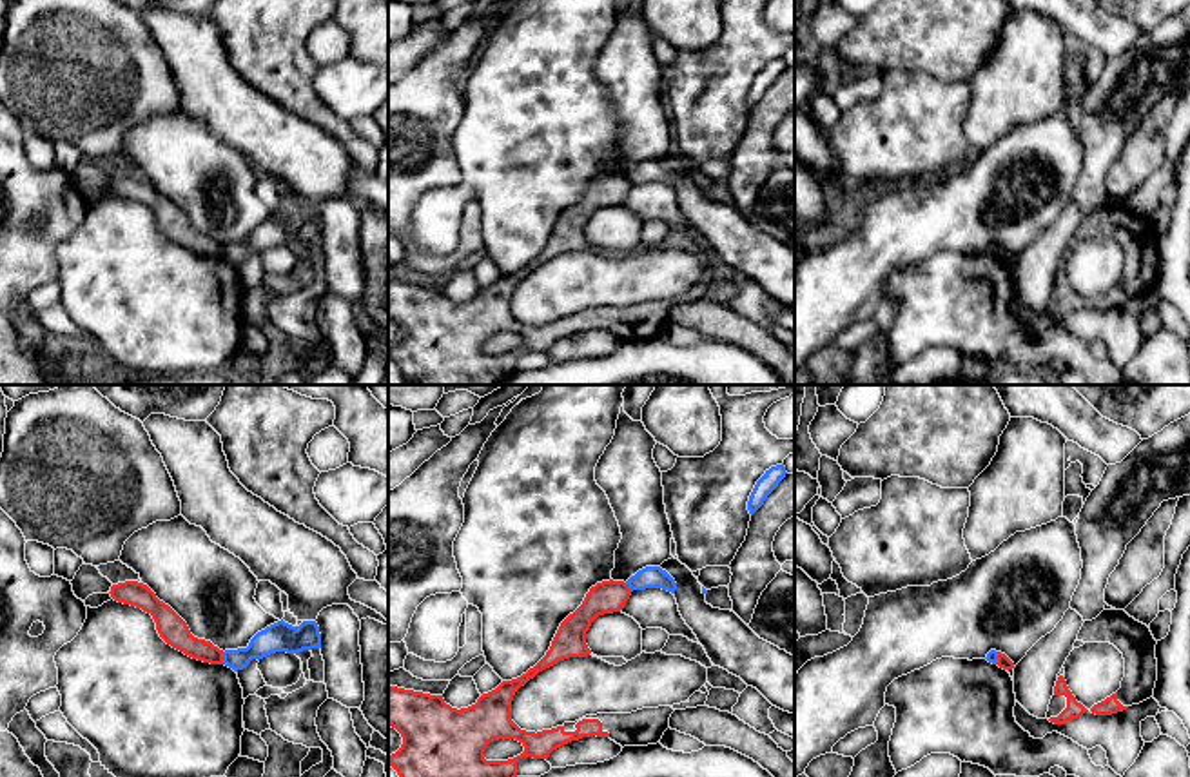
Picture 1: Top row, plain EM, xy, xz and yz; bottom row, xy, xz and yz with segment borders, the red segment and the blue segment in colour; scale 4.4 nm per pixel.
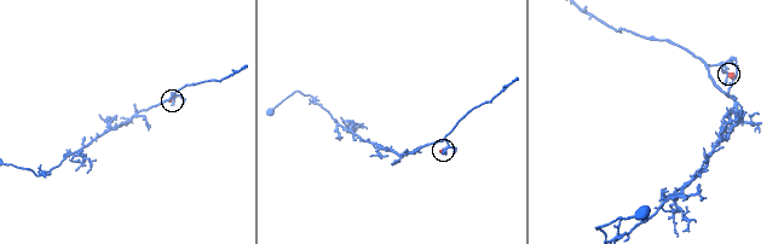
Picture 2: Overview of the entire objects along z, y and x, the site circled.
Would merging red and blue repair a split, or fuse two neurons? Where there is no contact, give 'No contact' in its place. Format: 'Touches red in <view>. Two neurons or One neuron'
Touches red in xy. Two neurons

